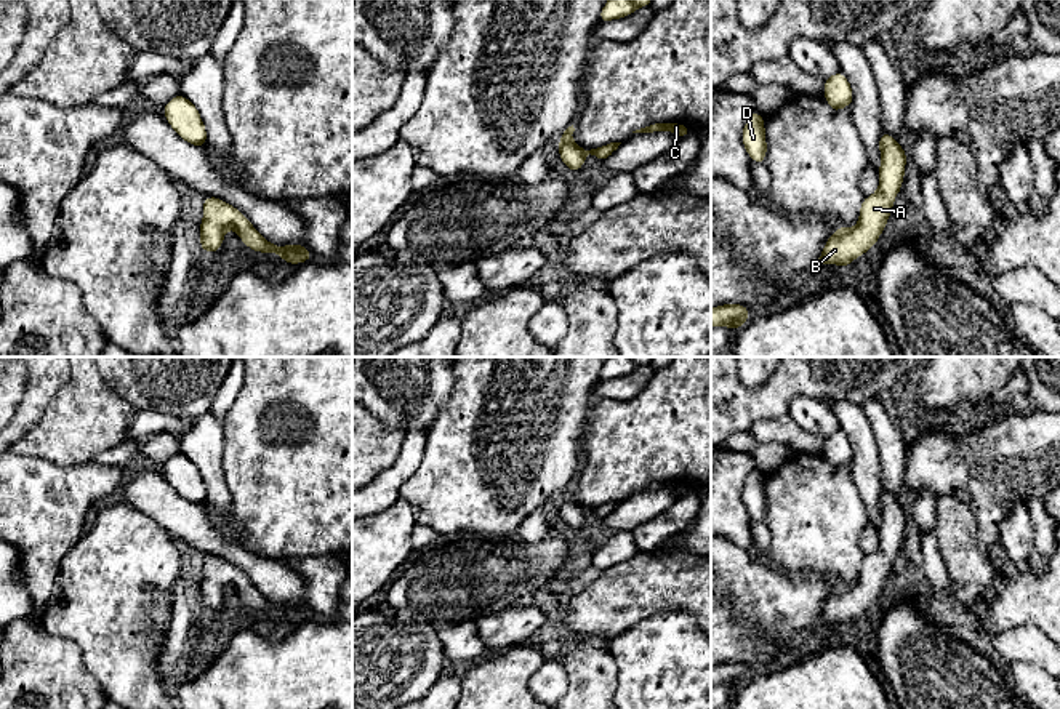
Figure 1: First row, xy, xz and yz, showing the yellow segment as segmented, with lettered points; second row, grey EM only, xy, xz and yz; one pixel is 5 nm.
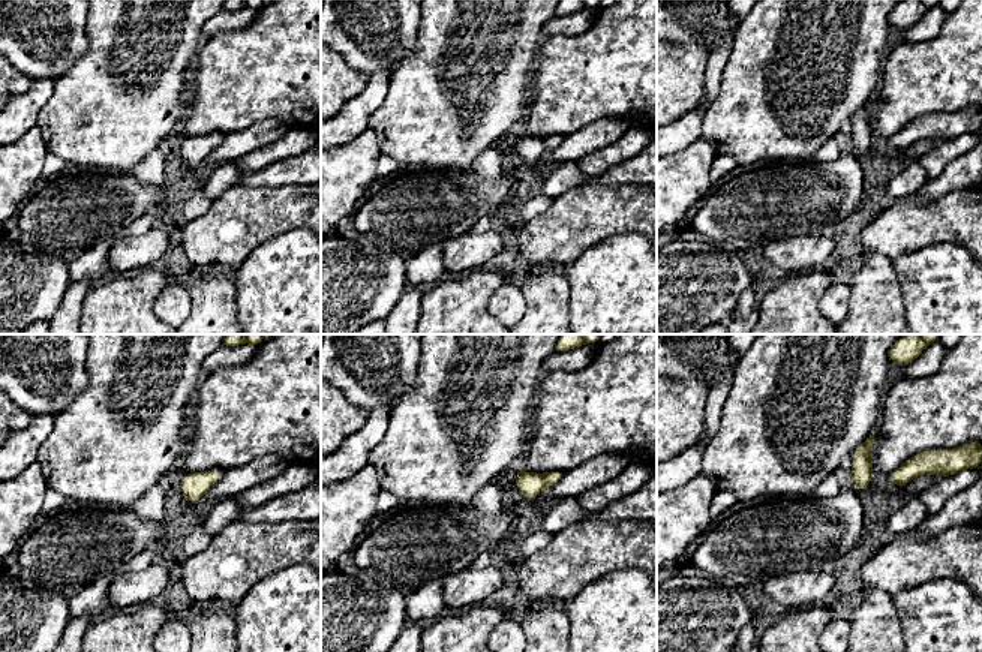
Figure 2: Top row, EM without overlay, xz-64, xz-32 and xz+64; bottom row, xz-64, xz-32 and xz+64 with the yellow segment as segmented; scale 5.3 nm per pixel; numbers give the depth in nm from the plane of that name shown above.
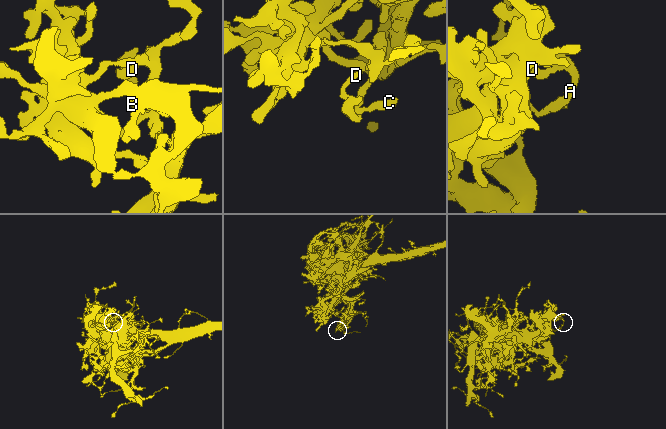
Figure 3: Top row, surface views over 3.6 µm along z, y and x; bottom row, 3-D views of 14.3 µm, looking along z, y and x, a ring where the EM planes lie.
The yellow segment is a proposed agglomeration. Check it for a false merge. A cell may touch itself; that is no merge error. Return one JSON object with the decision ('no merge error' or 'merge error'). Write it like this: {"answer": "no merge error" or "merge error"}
{"answer": "no merge error"}

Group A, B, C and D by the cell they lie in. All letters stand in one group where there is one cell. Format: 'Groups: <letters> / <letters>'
Groups: A B C D

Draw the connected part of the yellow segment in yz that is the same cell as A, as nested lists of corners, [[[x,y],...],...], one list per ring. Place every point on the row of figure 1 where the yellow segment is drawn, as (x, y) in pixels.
[[[882,131],[879,138],[879,152],[881,165],[877,190],[873,195],[863,198],[858,222],[852,229],[841,226],[826,240],[818,262],[813,266],[812,270],[815,270],[818,264],[837,264],[845,269],[853,259],[871,250],[879,240],[879,235],[882,234],[892,213],[893,200],[901,189],[908,157],[905,154],[905,149],[885,131]]]

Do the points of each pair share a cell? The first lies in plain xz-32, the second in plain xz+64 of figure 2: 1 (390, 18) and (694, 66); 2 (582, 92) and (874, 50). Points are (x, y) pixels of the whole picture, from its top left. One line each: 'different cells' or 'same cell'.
1: different cells
2: different cells

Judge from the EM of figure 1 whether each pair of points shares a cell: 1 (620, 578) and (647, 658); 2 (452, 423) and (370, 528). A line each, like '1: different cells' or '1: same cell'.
1: different cells
2: different cells

